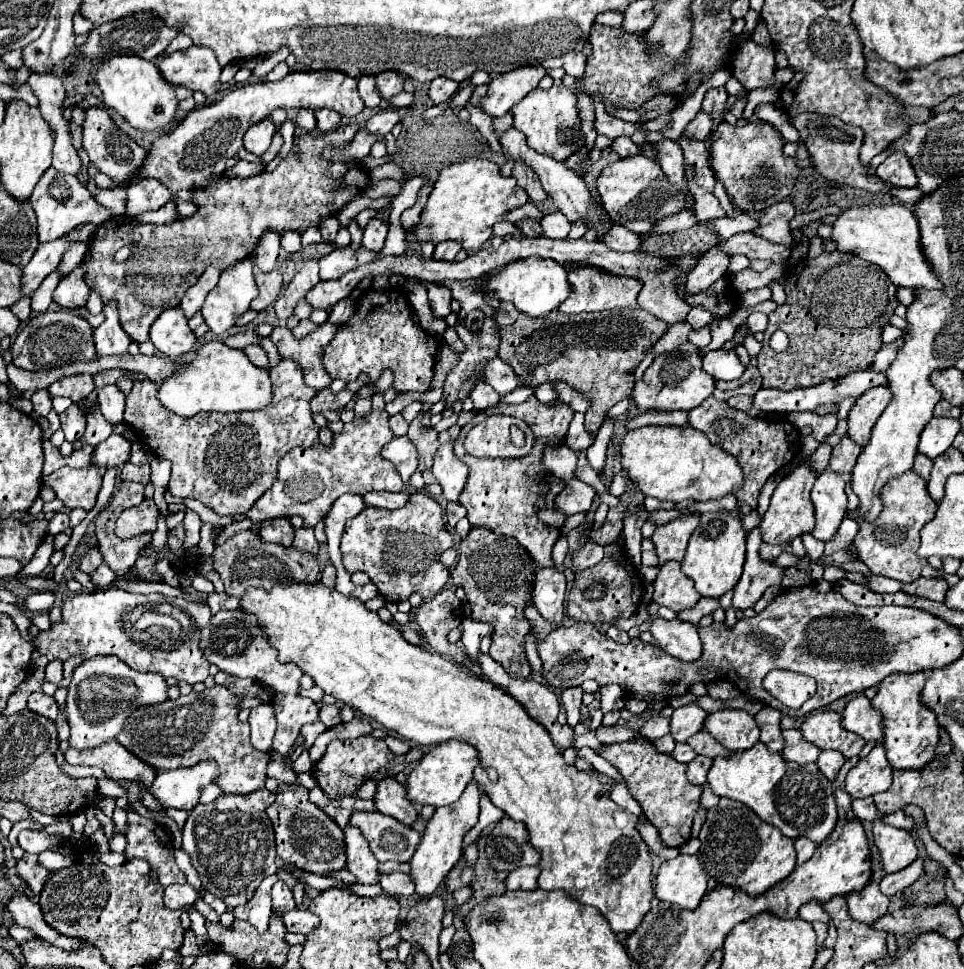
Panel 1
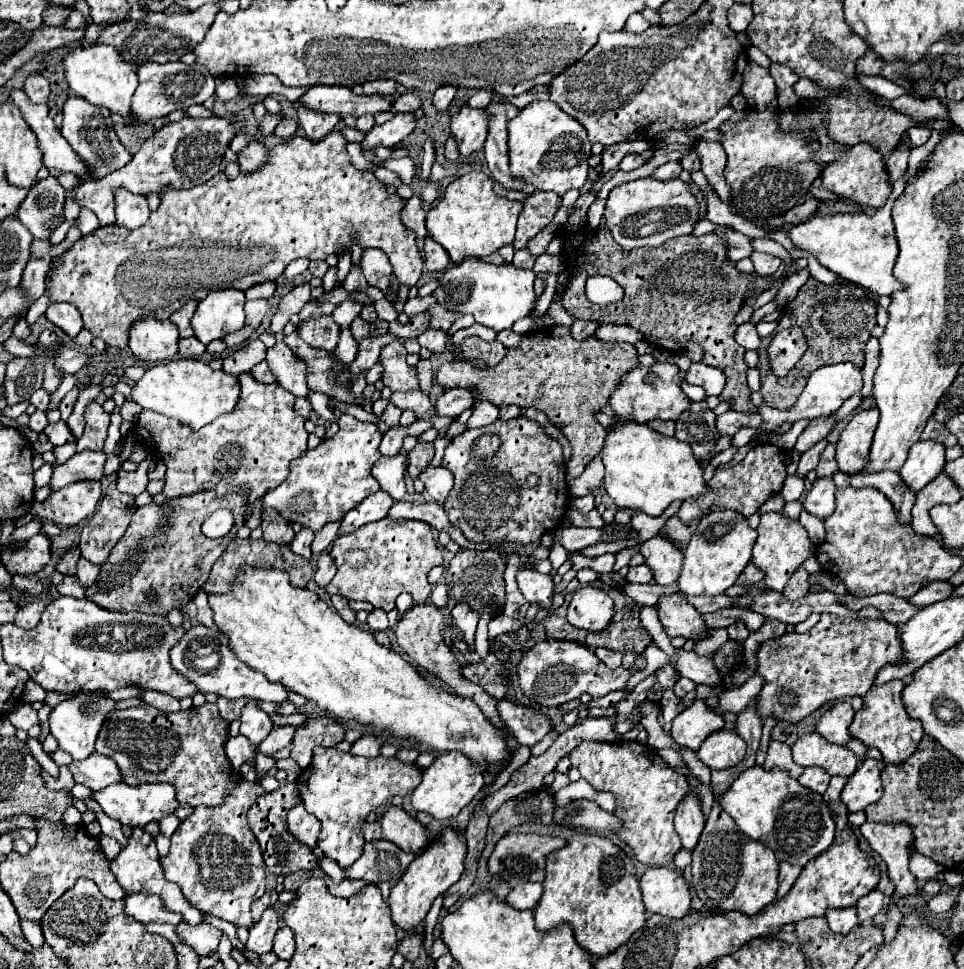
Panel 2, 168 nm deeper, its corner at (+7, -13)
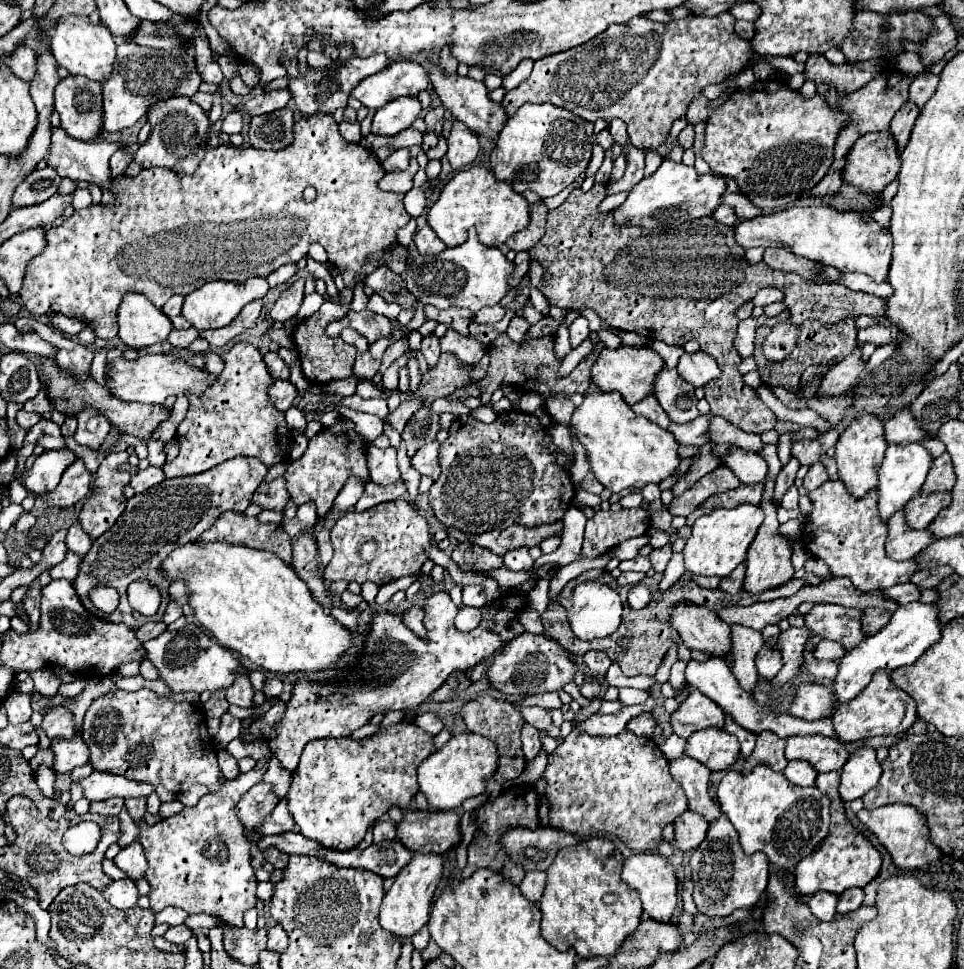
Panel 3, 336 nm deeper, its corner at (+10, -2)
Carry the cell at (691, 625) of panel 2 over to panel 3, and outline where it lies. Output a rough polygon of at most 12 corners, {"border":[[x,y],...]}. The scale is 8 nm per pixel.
{"border":[[678,604],[672,628],[690,650],[730,654],[730,626],[708,608]]}

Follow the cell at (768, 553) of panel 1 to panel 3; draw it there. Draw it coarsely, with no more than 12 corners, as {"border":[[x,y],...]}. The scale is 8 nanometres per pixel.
{"border":[[744,564],[722,578],[720,590],[738,594],[744,582]]}

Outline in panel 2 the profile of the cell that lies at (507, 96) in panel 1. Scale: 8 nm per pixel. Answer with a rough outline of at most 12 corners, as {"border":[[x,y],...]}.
{"border":[[463,105],[451,117],[459,153],[485,143],[489,113]]}

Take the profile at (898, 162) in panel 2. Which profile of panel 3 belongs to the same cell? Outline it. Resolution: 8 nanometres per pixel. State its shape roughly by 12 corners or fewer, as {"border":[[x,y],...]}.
{"border":[[910,100],[894,114],[890,132],[898,148],[908,144],[918,106]]}

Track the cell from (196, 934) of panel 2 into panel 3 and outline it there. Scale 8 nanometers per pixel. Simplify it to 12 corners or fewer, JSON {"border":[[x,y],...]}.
{"border":[[172,926],[164,940],[172,944],[184,944],[194,932],[182,926]]}

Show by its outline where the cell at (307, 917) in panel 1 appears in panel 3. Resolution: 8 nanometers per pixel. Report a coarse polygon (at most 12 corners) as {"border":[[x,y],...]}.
{"border":[[282,926],[268,928],[266,950],[282,952],[288,936]]}

